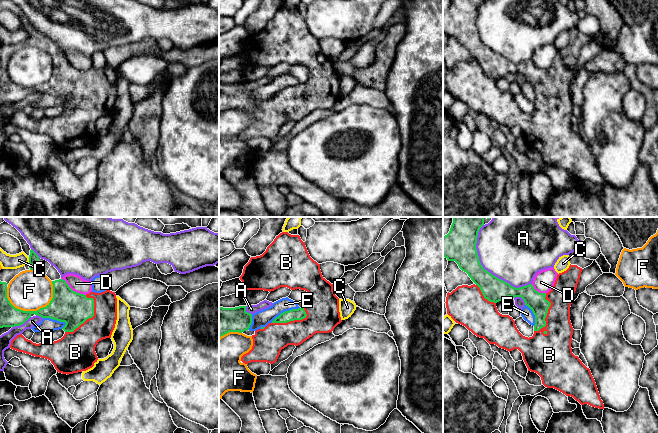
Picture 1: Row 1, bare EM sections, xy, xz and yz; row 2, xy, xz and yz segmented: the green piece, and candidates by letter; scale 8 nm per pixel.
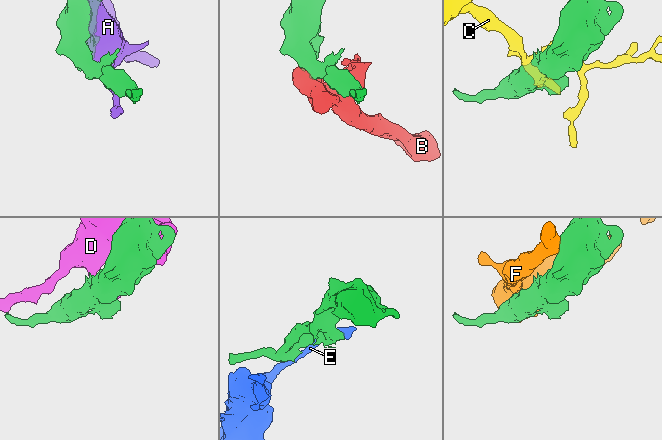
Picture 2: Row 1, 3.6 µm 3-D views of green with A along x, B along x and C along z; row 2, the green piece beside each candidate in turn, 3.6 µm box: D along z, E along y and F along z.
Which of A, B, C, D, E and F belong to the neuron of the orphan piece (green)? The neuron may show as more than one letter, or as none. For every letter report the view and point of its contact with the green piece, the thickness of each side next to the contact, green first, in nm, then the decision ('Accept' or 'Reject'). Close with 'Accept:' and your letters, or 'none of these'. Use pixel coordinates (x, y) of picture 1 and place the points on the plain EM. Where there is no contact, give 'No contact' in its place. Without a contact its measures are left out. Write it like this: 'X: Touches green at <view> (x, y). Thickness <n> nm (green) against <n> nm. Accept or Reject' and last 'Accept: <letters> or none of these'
A: Touches green at yz (486, 46). Thickness 220 nm (green) against 460 nm. Reject
B: Touches green at xy (88, 94). Thickness 260 nm (green) against 280 nm. Accept
C: Touches green at xy (29, 35). Thickness 80 nm (green) against 120 nm. Reject
D: Touches green at xy (72, 66). Thickness 260 nm (green) against 120 nm. Reject
E: Touches green at xz (285, 87). Thickness 100 nm (green) against 130 nm. Reject
F: Touches green at xy (25, 87). Thickness 160 nm (green) against 320 nm. Reject
Accept: B

